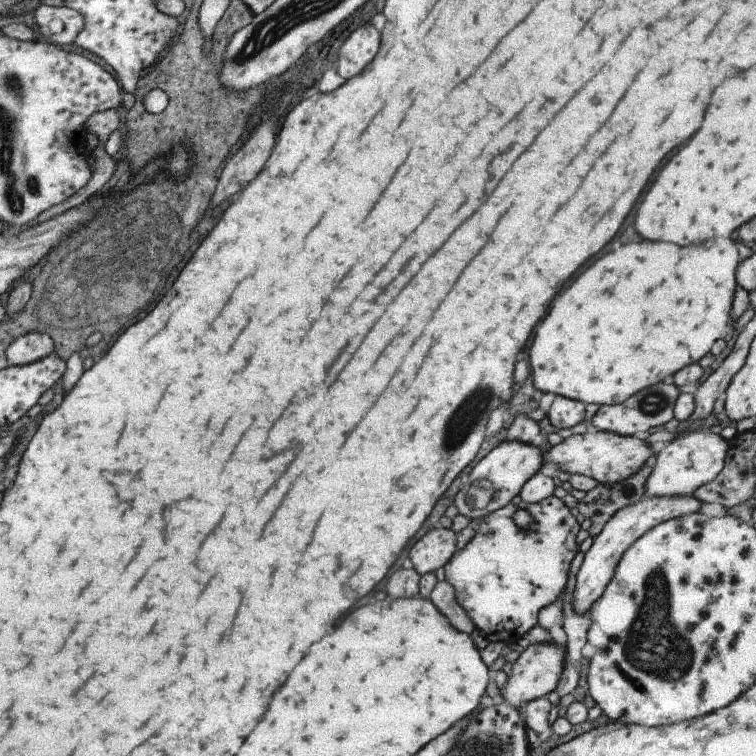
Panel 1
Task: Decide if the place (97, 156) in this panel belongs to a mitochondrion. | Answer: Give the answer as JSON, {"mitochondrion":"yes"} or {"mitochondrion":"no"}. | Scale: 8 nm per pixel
{"mitochondrion":"no"}

